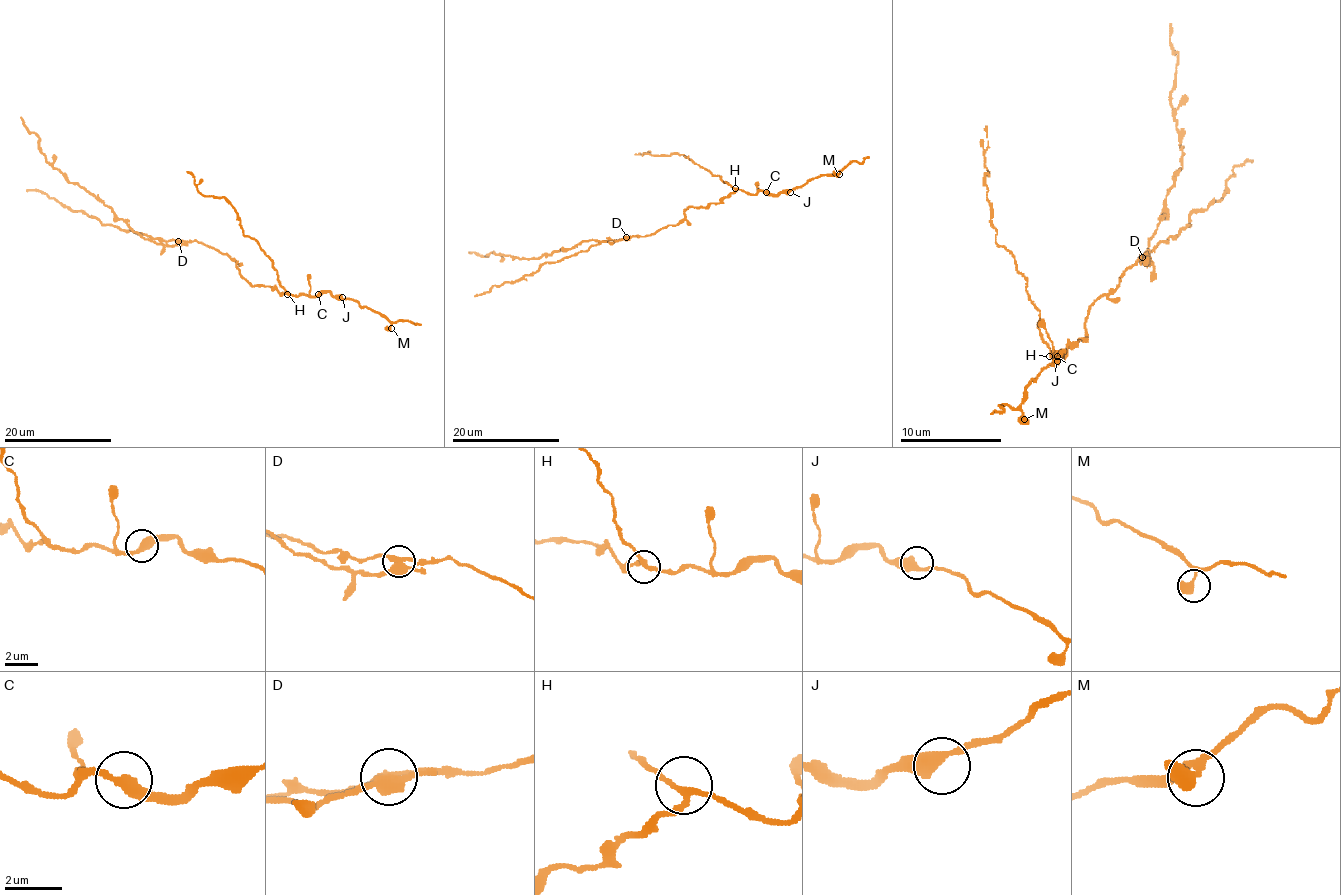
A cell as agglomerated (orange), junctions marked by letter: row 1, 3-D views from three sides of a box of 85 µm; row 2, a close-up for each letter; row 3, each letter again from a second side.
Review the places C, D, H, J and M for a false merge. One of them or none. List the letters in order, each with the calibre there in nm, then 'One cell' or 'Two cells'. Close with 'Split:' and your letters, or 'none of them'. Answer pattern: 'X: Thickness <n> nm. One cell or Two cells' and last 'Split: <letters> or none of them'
C: Thickness 400 nm. One cell
D: Thickness 360 nm. Two cells
H: Thickness 190 nm. One cell
J: Thickness 440 nm. One cell
M: Thickness 600 nm. One cell
Split: D

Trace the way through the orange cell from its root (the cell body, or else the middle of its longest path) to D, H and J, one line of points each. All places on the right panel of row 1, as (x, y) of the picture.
D: (1120, 280), (1140, 255), (1142, 258)
H: (1120, 280), (1107, 295), (1102, 295), (1087, 311), (1084, 341), (1069, 343), (1062, 356), (1057, 353), (1049, 356)
J: (1120, 280), (1087, 311), (1084, 341), (1054, 353), (1059, 359), (1062, 351), (1057, 361)

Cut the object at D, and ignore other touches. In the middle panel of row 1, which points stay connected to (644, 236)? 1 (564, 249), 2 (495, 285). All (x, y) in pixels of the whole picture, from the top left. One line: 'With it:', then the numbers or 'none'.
With it: 2

